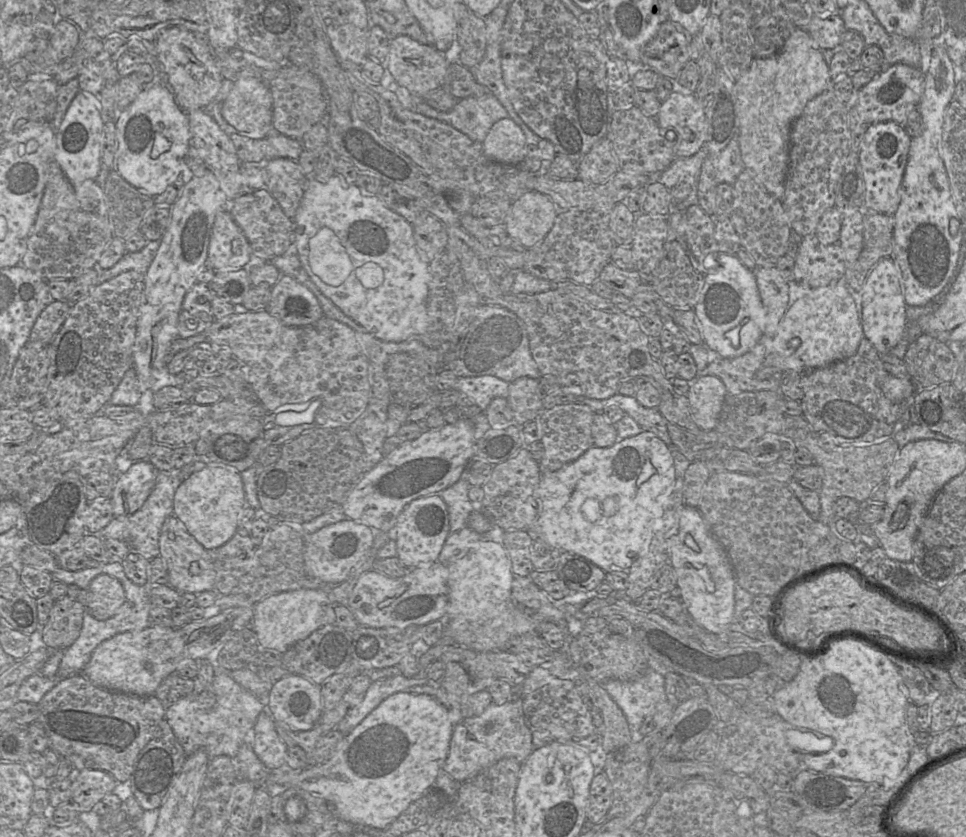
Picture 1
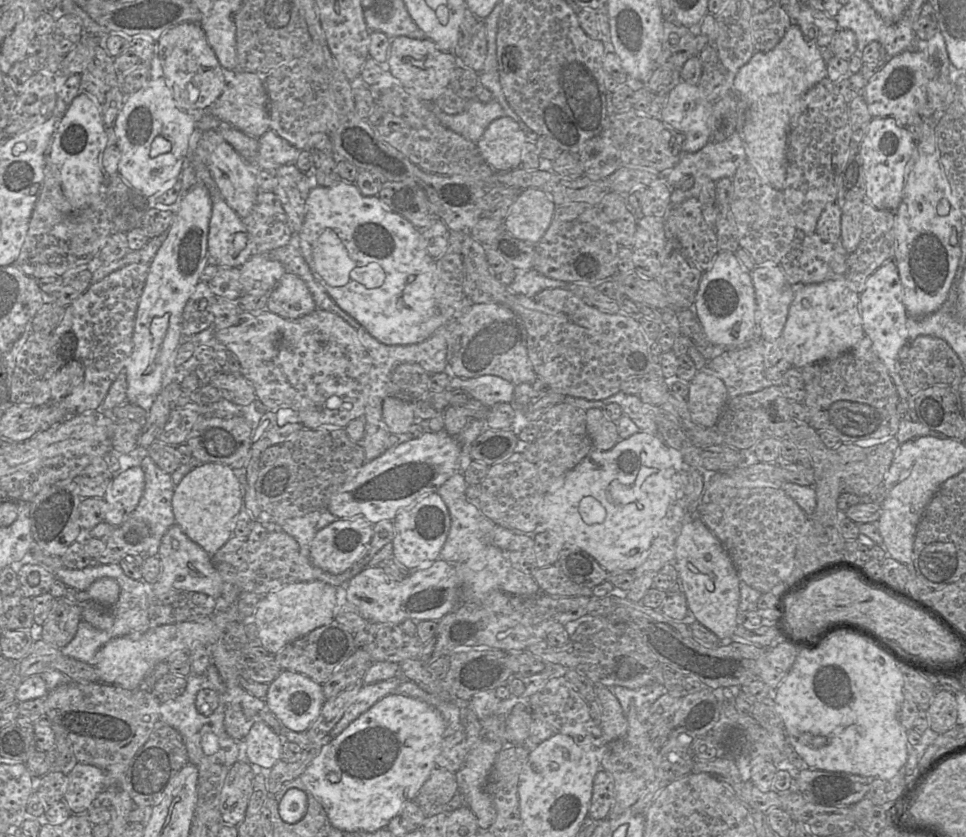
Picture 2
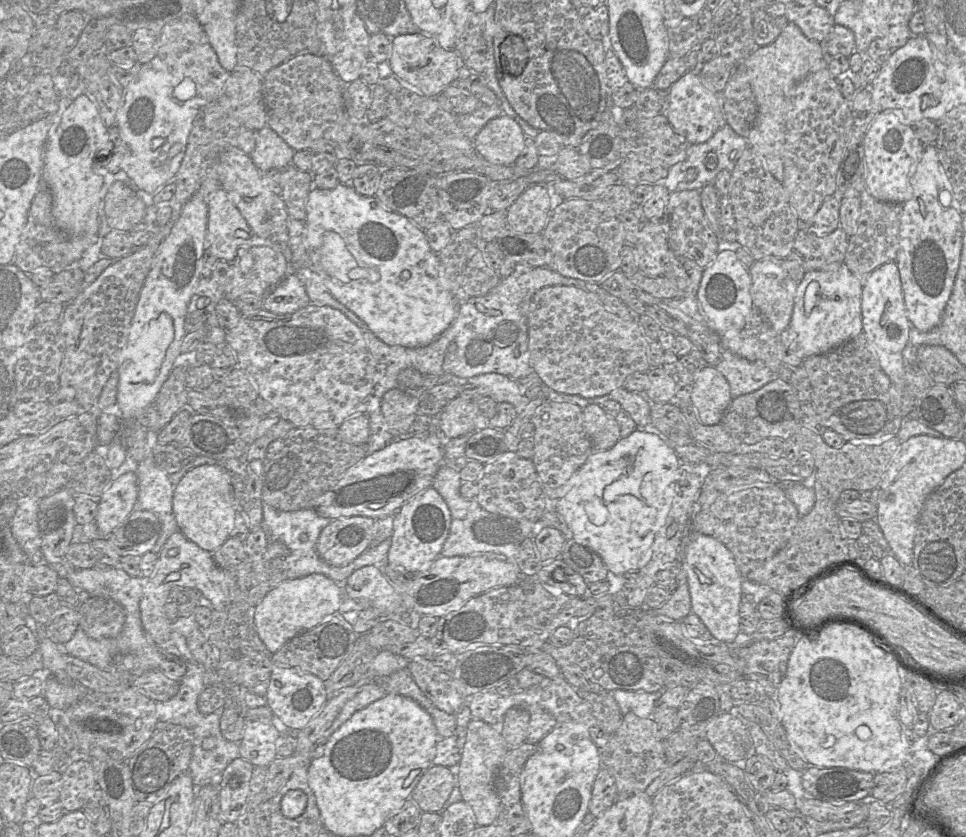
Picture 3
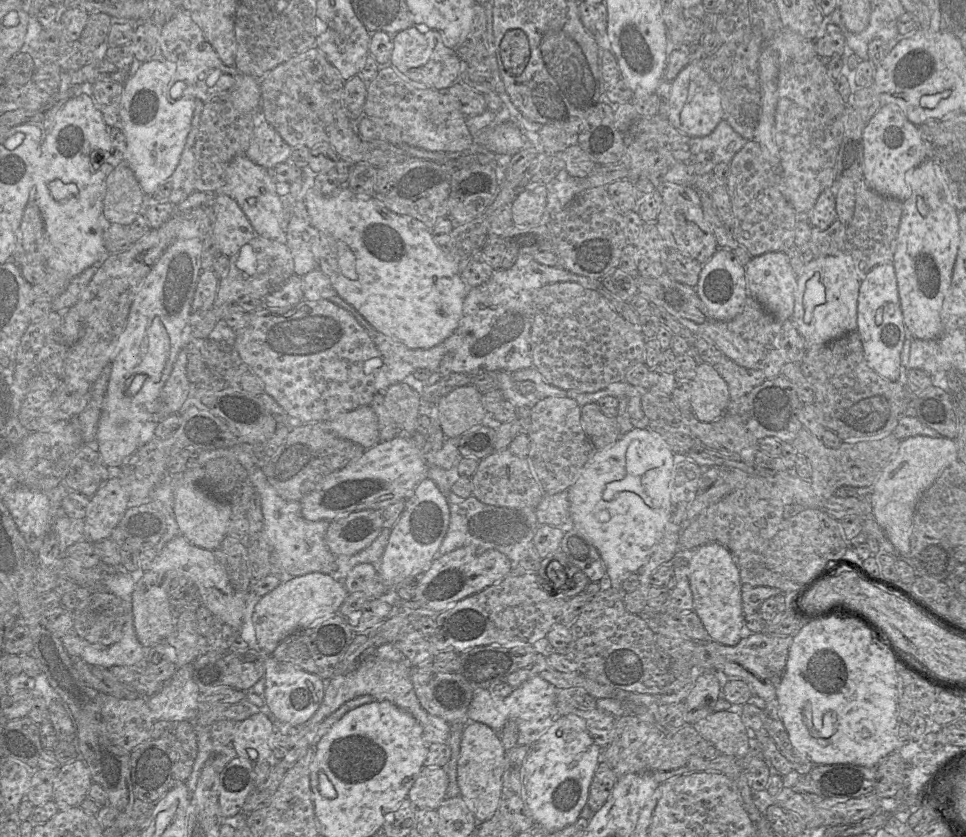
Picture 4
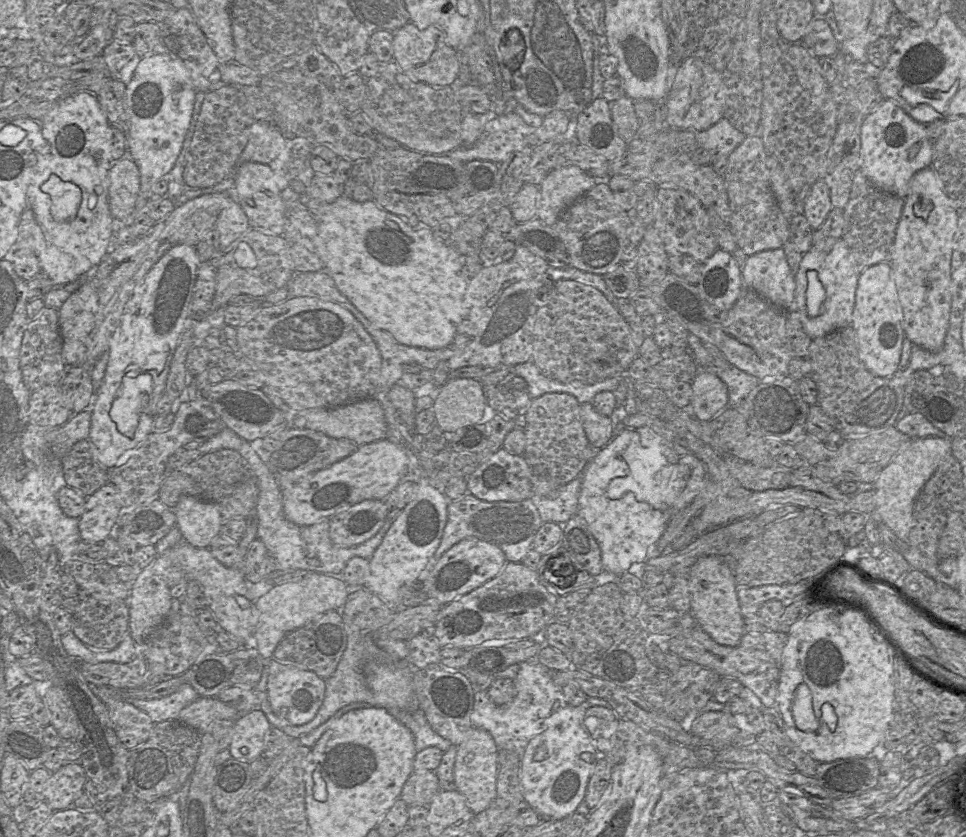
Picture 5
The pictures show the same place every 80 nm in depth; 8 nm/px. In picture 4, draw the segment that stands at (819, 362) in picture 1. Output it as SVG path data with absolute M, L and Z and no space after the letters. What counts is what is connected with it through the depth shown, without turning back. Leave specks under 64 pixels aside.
M850 254L816 258L806 263L797 279L792 320L804 338L807 350L857 330L860 279Z

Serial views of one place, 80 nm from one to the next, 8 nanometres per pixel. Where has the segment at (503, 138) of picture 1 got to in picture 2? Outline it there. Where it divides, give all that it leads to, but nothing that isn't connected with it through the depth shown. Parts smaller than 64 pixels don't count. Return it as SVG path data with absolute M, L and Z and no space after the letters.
M511 117L492 121L476 143L484 160L497 172L521 166L526 136Z

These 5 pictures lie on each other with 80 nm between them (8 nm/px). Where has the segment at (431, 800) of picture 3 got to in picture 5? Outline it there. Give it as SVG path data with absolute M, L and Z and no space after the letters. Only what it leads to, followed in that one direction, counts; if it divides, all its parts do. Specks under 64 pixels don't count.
M415 771L403 785L399 799L408 806L428 806L439 790L438 778L434 771Z

